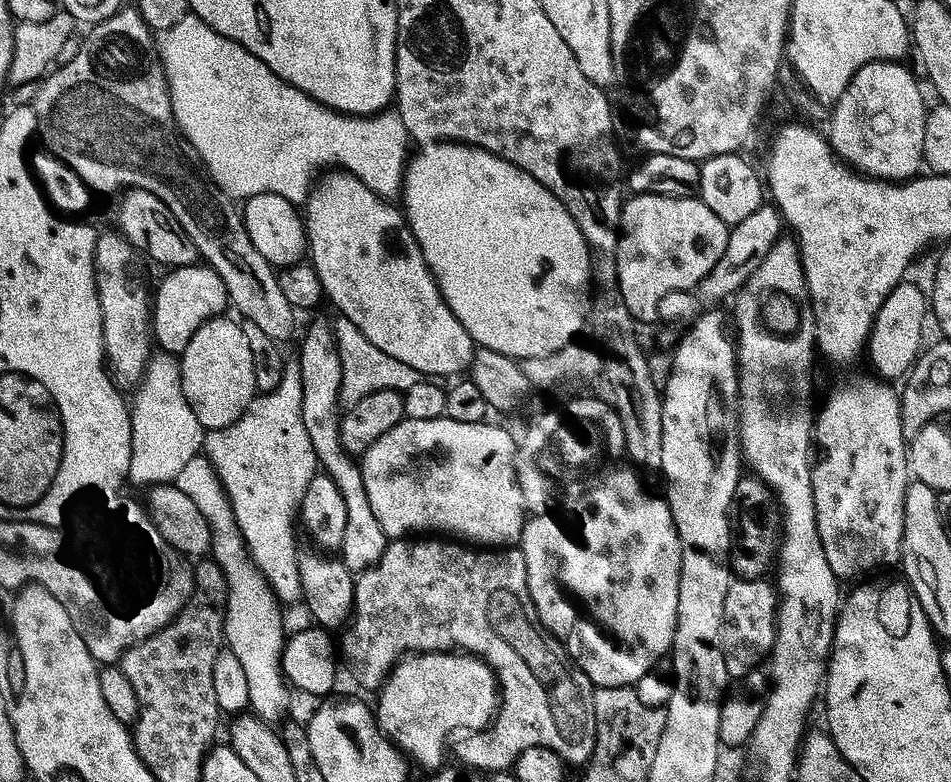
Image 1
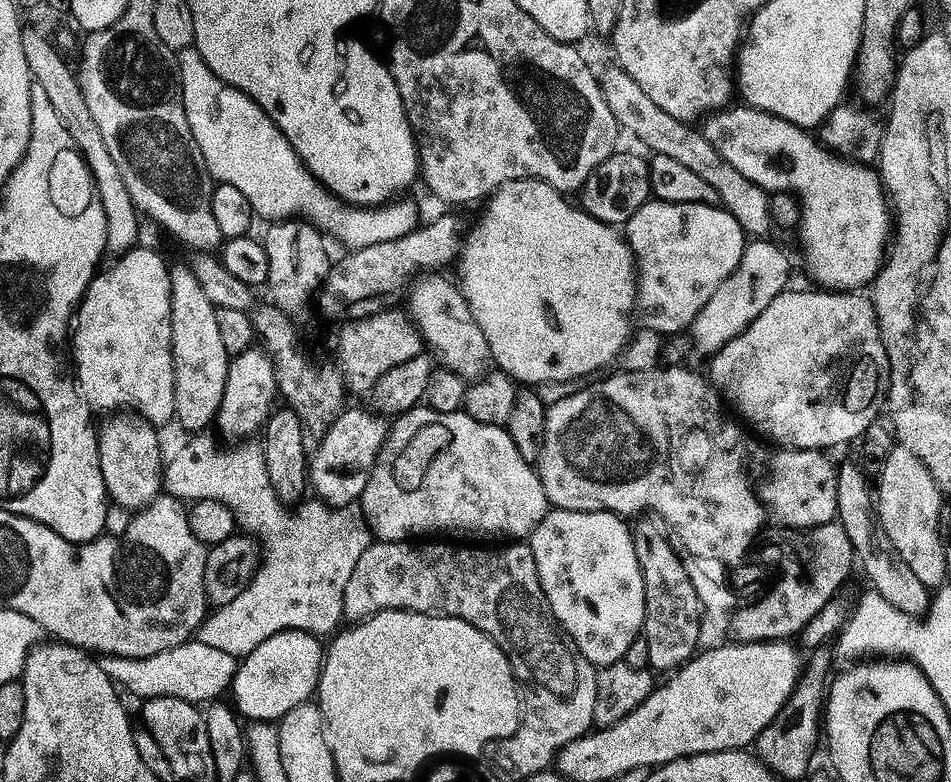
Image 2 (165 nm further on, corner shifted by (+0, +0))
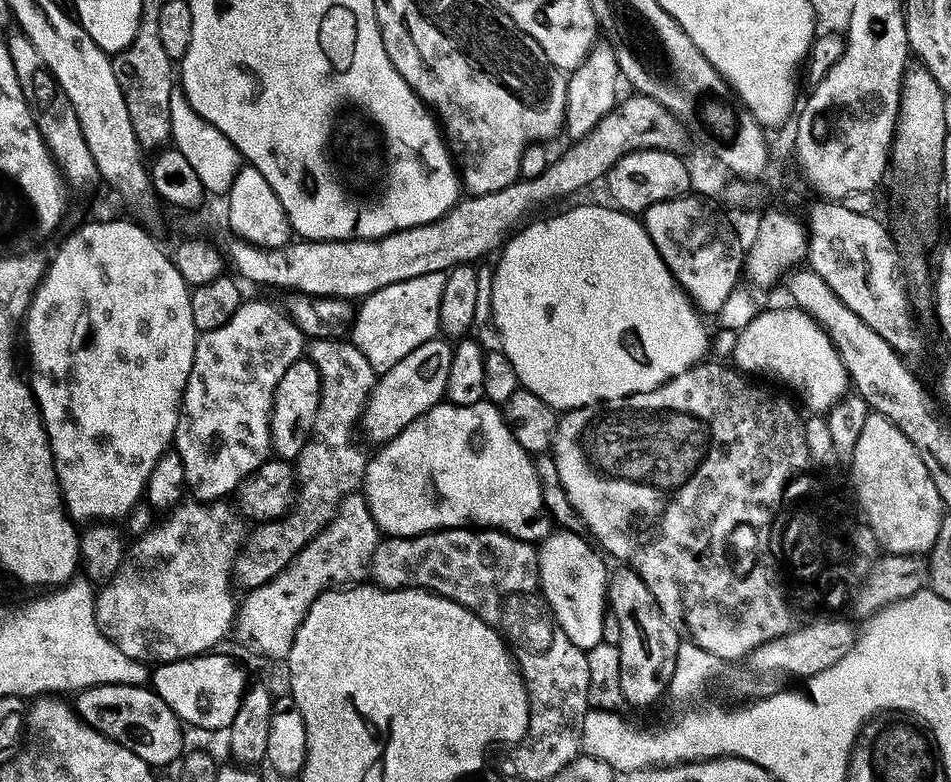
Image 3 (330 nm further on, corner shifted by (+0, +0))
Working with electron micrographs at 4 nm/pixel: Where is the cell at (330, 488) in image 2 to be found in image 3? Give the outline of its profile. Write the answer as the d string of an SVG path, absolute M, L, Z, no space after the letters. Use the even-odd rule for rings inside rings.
M437 338L418 346L410 358L402 358L398 366L383 373L376 381L376 388L368 399L364 411L362 432L376 443L383 446L389 440L398 438L406 426L410 426L418 418L422 418L430 410L445 403L450 380L450 362L453 345L447 339Z

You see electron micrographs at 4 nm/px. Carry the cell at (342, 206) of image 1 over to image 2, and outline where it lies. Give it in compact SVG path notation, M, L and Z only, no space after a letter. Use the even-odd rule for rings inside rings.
M428 274L417 279L406 300L409 308L407 311L410 313L411 323L418 329L435 359L464 380L475 382L488 375L493 367L490 342L486 342L486 334L482 334L482 326L478 326L463 291L444 276L447 275Z

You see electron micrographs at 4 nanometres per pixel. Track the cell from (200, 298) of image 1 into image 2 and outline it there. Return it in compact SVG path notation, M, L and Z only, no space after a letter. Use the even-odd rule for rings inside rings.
M143 246L137 247L134 252L136 264L132 264L131 255L121 257L116 266L95 277L88 285L88 293L84 296L84 303L78 309L78 315L74 320L74 344L76 340L76 372L80 395L83 396L93 413L108 412L116 414L121 410L131 410L139 415L145 416L151 424L163 426L173 423L176 414L176 363L172 353L172 274L169 261L164 261L156 252L151 252Z

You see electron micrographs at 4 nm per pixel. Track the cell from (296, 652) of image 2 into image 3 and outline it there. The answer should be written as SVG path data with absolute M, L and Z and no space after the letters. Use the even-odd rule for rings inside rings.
M214 652L207 656L161 664L151 673L151 687L187 726L206 732L231 729L250 686L245 670L228 656Z

